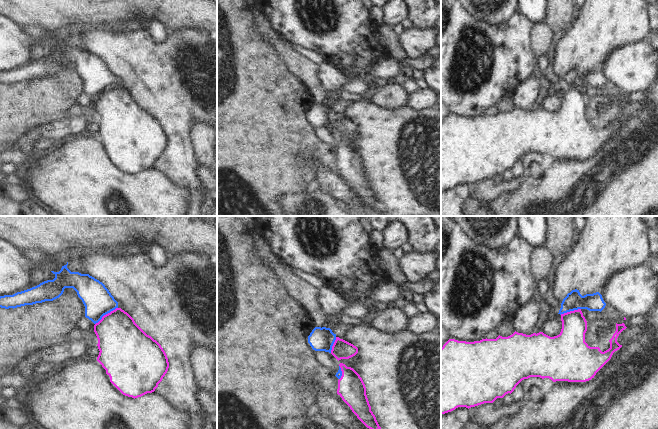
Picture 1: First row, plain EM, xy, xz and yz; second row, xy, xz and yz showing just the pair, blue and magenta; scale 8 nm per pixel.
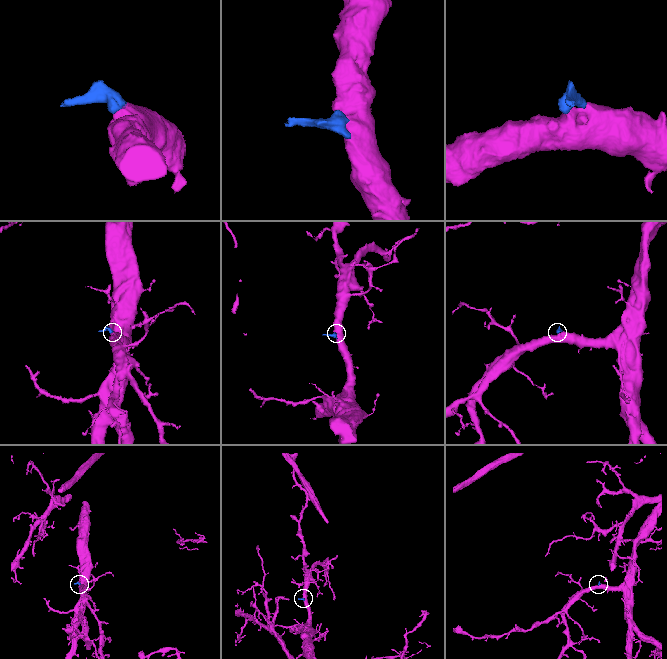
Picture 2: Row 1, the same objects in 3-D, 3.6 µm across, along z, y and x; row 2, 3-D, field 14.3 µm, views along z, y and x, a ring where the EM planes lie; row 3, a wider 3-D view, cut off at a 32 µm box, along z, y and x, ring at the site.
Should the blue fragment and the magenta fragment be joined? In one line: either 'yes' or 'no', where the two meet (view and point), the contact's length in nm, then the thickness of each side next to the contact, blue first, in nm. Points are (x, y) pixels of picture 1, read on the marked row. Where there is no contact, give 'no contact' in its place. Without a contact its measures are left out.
yes; contact xy (106, 313); length 240 nm; calibres 240 and 360 nm

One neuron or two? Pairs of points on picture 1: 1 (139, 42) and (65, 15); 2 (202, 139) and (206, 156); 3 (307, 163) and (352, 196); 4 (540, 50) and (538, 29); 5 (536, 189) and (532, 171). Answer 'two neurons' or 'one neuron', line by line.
1: two neurons
2: one neuron
3: one neuron
4: one neuron
5: two neurons

